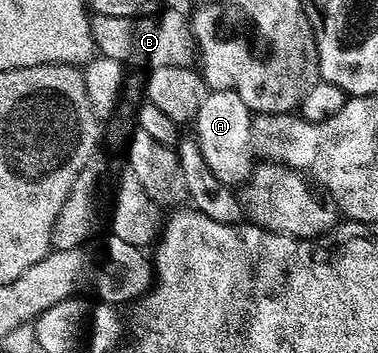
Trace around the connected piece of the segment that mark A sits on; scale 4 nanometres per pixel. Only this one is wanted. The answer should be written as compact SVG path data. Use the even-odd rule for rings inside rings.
M209 91L202 102L202 110L198 110L194 121L194 139L201 148L207 166L221 184L236 186L251 177L254 167L252 117L253 113L249 112L246 102L242 102L236 92Z

